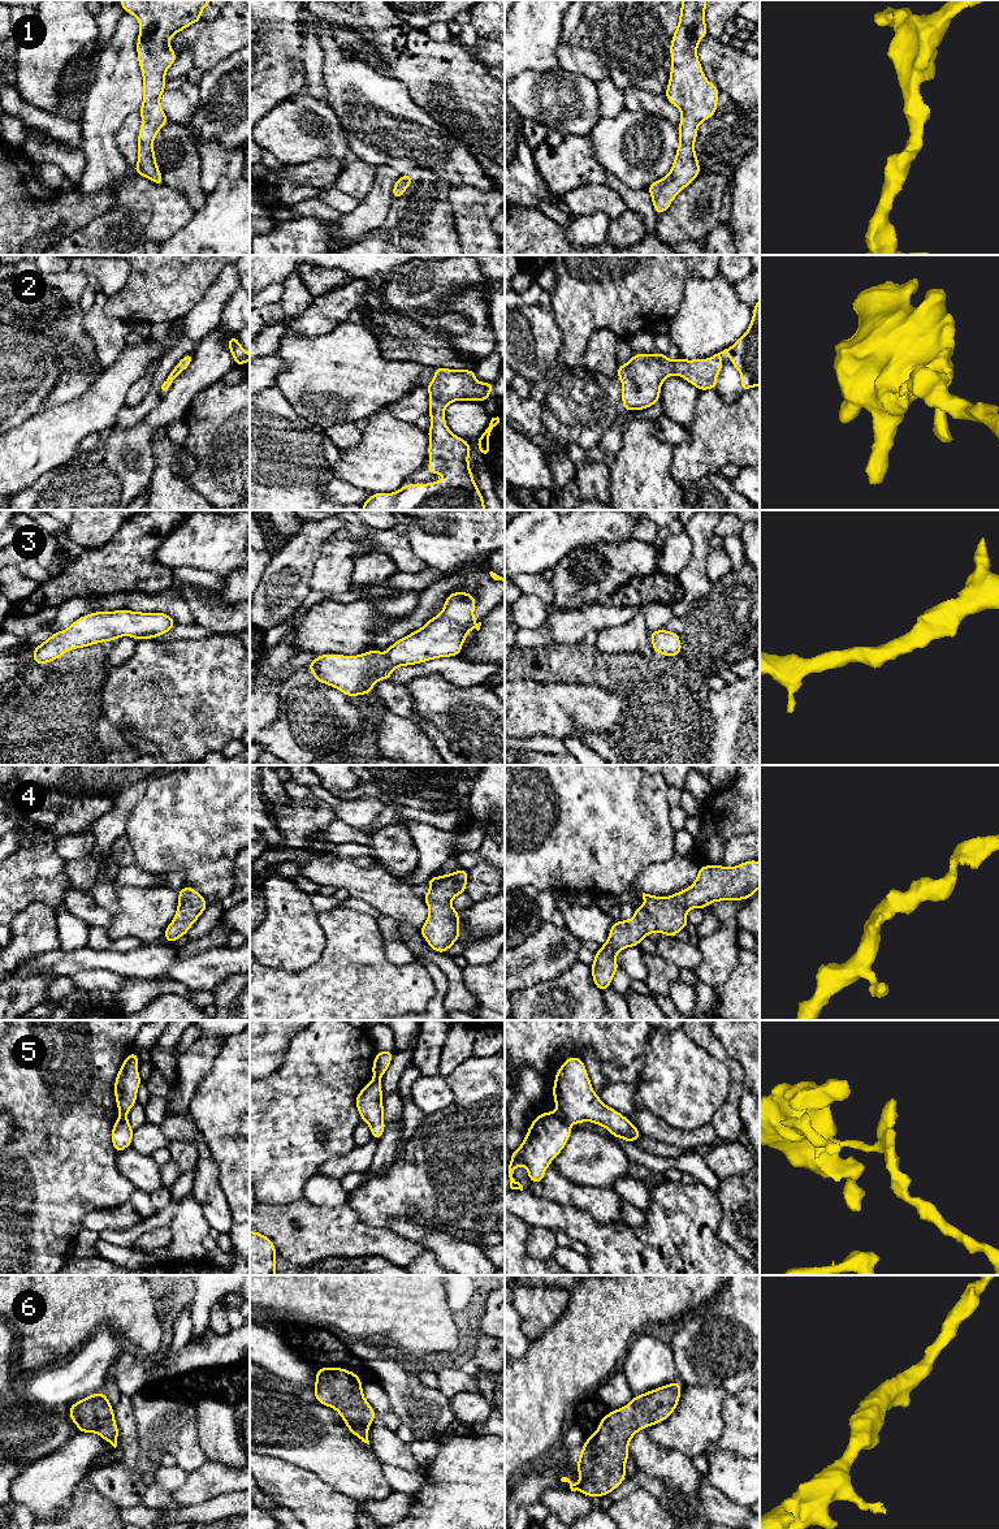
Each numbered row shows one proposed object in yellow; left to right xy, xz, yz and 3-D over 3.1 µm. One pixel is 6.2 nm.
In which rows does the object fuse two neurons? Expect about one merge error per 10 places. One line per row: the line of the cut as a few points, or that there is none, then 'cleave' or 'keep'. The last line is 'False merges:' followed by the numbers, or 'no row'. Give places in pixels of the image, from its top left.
1: no cut; keep
2: no cut; keep
3: no cut; keep
4: no cut; keep
5: cut in yz along (557, 1111), (567, 1123); cleave
6: no cut; keep
False merges: 5

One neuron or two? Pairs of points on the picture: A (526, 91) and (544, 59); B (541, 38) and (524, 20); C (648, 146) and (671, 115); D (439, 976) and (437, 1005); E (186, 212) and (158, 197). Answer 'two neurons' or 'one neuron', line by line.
A: two neurons
B: one neuron
C: two neurons
D: one neuron
E: one neuron

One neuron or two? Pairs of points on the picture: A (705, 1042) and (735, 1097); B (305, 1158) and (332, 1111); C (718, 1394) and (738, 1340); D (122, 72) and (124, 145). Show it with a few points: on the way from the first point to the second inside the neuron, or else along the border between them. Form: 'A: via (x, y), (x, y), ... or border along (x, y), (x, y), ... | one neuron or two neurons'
A: via (719, 1053), (735, 1068), (735, 1083) | one neuron
B: via (305, 1144), (305, 1130), (318, 1117) | one neuron
C: border along (691, 1385), (721, 1386), (729, 1393) | two neurons
D: border along (138, 111), (124, 121), (117, 134), (119, 151) | two neurons

